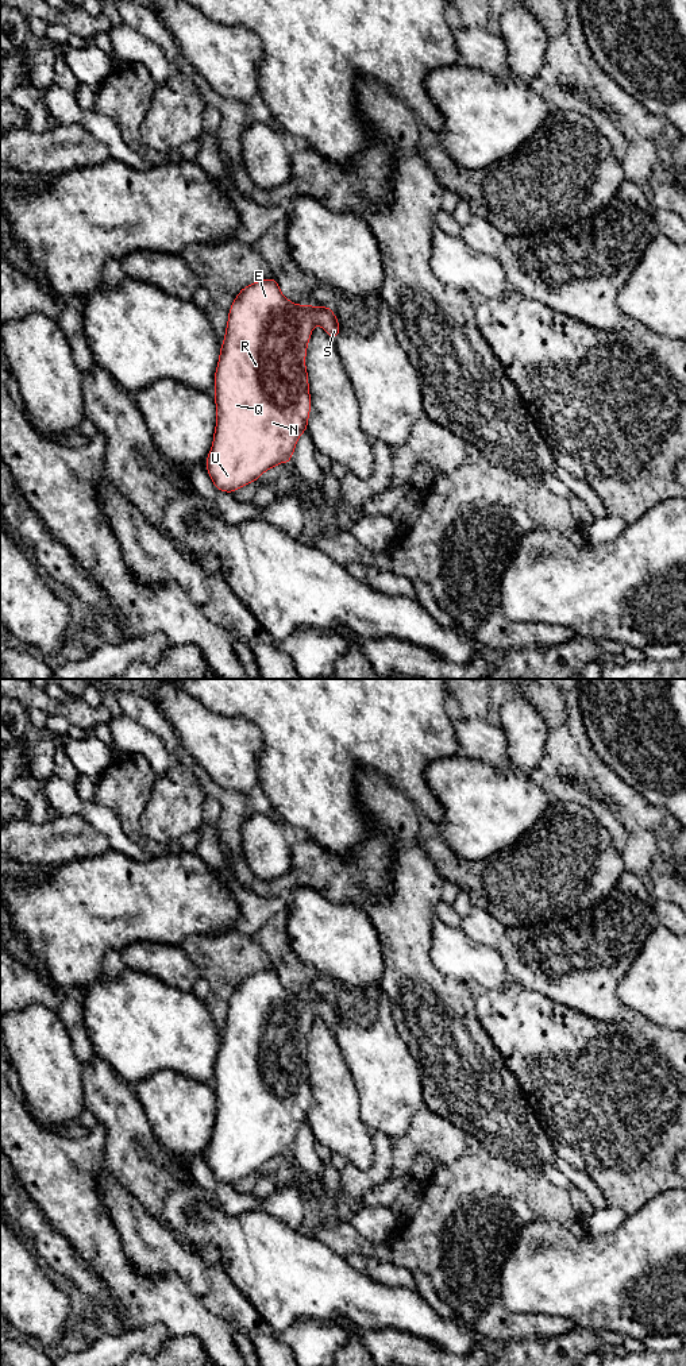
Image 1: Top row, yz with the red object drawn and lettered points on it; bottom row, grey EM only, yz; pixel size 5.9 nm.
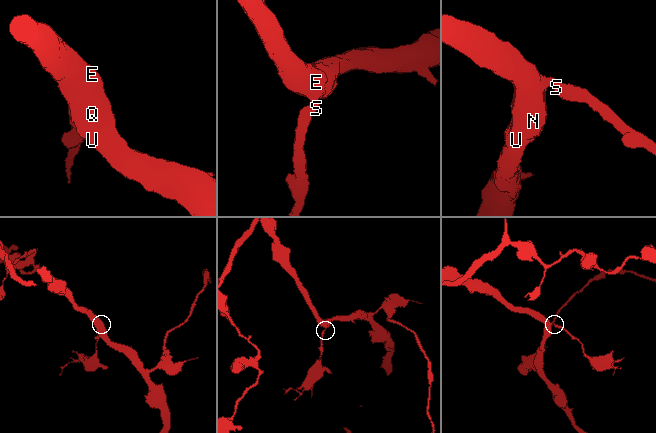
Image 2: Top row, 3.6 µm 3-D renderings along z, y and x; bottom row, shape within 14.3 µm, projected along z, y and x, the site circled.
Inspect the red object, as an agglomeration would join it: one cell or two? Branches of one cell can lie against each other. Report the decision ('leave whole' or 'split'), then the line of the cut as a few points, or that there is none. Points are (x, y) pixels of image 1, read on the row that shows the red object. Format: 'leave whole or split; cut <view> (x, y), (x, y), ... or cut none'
leave whole; cut none

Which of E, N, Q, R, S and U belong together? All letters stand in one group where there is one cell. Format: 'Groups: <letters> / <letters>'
Groups: E N Q R S U

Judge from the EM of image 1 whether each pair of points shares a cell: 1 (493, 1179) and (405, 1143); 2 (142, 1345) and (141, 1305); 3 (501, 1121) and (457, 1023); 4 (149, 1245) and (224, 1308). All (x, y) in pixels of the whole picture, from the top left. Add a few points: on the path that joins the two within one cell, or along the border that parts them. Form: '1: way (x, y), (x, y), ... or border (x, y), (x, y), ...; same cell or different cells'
1: border (451, 1164), (436, 1166); different cells
2: border (116, 1332), (128, 1332), (161, 1324), (172, 1336); different cells
3: way (481, 1096), (465, 1080), (457, 1058), (457, 1048); same cell
4: way (169, 1255), (181, 1261), (208, 1288); same cell

